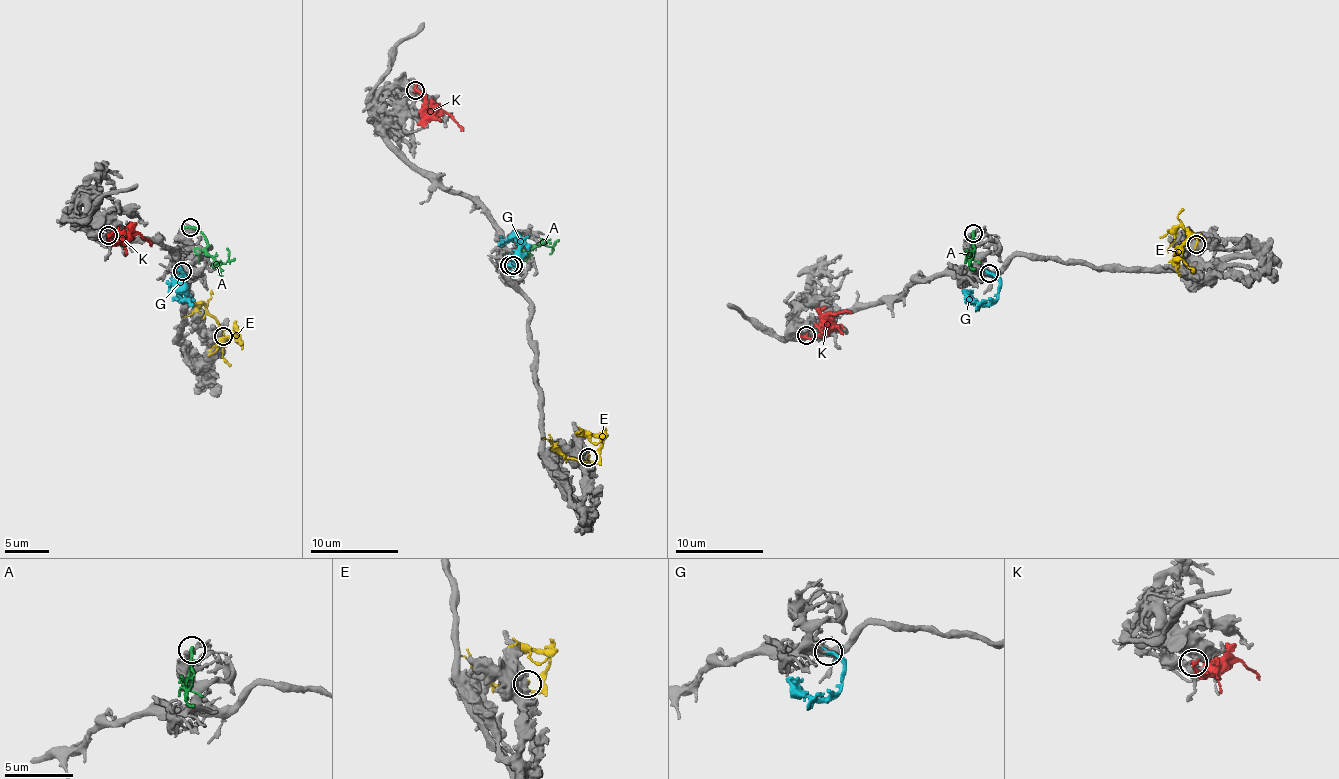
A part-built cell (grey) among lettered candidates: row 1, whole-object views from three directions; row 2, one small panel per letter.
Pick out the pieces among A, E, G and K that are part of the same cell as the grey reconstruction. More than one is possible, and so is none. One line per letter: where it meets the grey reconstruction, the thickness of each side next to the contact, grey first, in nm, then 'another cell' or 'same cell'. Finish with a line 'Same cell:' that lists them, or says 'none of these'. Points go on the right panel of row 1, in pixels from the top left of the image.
A: contact (973, 233); calibres 300 and 240 nm; another cell
E: contact (1196, 244); calibres 550 and 90 nm; another cell
G: contact (989, 273); calibres 260 and 280 nm; same cell
K: contact (806, 335); calibres 500 and 260 nm; another cell
Same cell: G

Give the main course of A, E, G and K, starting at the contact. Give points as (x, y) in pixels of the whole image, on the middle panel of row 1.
A: (510, 265), (543, 244), (553, 249), (549, 254)
E: (588, 457), (588, 460), (594, 462), (602, 442), (599, 436), (589, 437), (591, 441), (601, 441)
G: (513, 266), (517, 272), (520, 247), (515, 238), (497, 245)
K: (414, 90), (447, 112), (463, 131)

